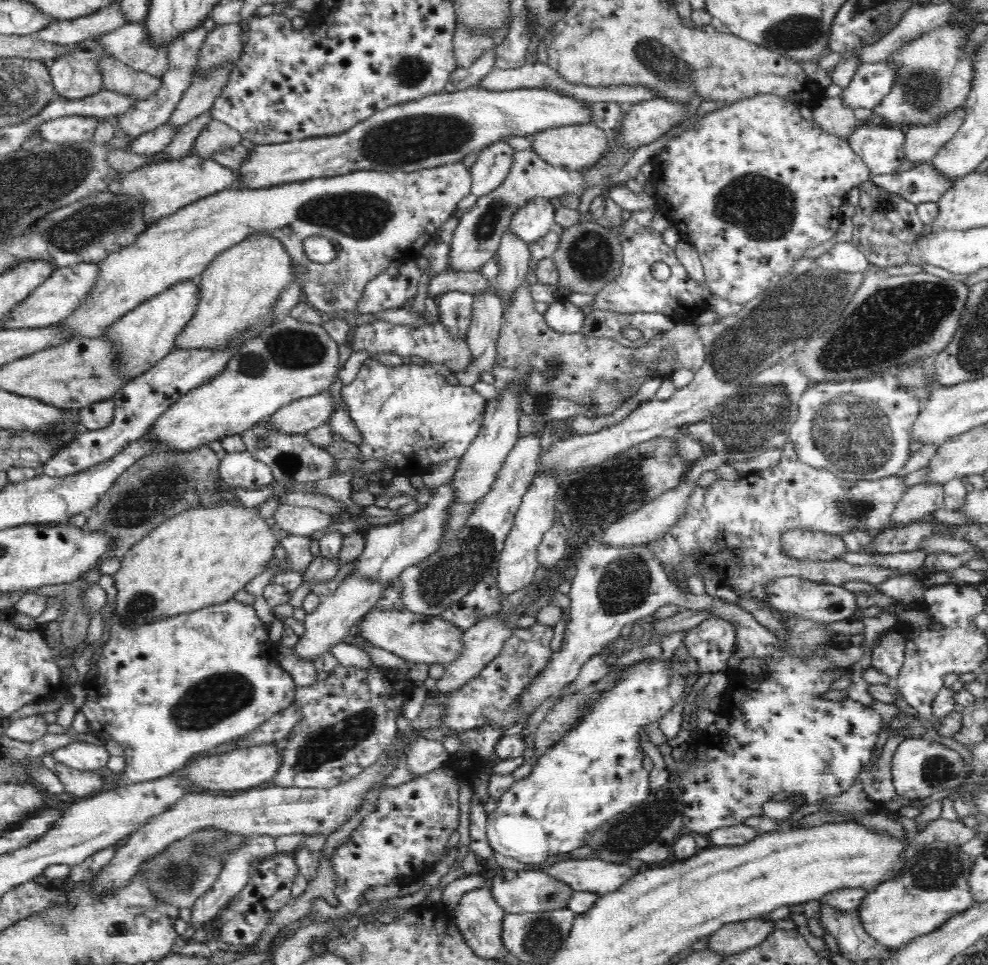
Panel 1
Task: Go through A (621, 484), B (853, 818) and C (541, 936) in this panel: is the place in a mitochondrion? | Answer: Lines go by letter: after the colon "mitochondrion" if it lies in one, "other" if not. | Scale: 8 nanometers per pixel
A: mitochondrion
B: other
C: mitochondrion

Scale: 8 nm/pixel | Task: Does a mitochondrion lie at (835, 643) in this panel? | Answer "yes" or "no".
no

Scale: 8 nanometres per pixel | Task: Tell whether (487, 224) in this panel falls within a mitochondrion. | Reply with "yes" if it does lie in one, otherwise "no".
yes

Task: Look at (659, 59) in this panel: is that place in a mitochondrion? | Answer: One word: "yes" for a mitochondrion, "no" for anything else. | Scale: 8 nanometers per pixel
yes

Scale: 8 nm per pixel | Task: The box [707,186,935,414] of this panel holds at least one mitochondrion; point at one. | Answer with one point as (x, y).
(882, 204)

